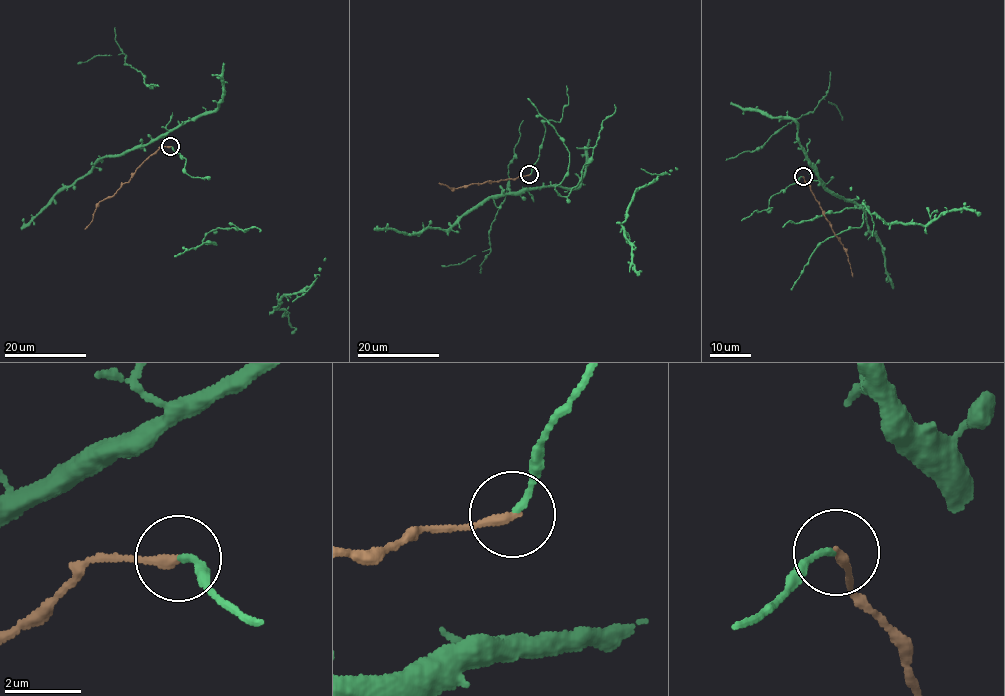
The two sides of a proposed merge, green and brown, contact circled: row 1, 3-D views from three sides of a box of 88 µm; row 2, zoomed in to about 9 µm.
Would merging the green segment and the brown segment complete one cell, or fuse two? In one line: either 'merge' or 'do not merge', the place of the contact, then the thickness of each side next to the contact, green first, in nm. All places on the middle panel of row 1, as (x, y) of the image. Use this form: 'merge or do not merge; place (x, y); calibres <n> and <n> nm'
merge; place (529, 174); calibres 140 and 240 nm

